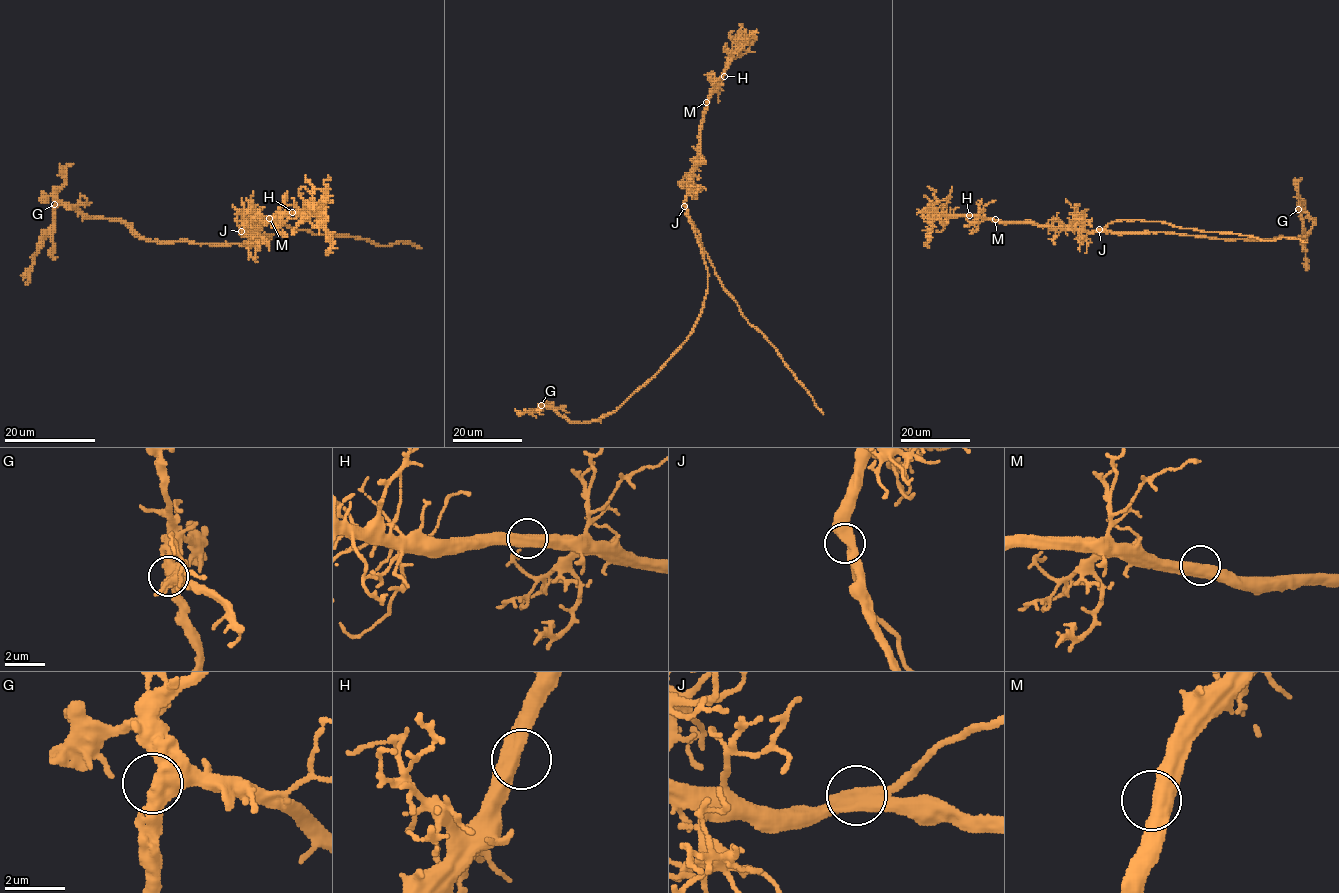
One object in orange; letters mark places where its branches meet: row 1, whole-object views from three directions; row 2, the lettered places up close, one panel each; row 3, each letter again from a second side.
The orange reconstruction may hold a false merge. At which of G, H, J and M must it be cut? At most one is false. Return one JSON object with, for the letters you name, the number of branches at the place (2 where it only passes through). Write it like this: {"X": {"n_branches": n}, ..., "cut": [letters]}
{"cut": []}

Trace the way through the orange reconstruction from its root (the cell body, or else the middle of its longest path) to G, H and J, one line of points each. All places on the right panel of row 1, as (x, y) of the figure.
G: (1167, 233), (1223, 239), (1302, 238), (1315, 220), (1298, 209)
H: (1167, 233), (1083, 231), (1005, 223), (969, 215)
J: (1167, 233), (1113, 233), (1099, 230)

